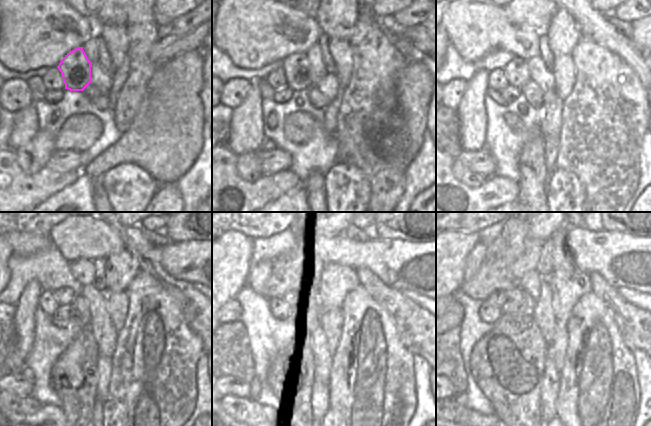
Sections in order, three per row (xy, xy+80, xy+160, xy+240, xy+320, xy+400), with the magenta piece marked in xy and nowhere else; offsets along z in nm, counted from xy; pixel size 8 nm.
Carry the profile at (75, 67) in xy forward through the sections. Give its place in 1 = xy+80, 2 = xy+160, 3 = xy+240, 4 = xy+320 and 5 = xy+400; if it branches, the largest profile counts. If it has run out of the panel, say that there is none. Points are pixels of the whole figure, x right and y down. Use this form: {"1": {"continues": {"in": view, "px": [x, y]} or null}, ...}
{"1": {"continues": {"in": "xy+80", "px": [297, 69]}}, "2": {"continues": {"in": "xy+160", "px": [517, 72]}}, "3": {"continues": {"in": "xy+240", "px": [65, 296]}}, "4": {"continues": {"in": "xy+320", "px": [288, 297]}}, "5": {"continues": {"in": "xy+400", "px": [499, 297]}}}

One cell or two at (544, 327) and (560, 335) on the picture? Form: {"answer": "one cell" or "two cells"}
{"answer": "two cells"}

